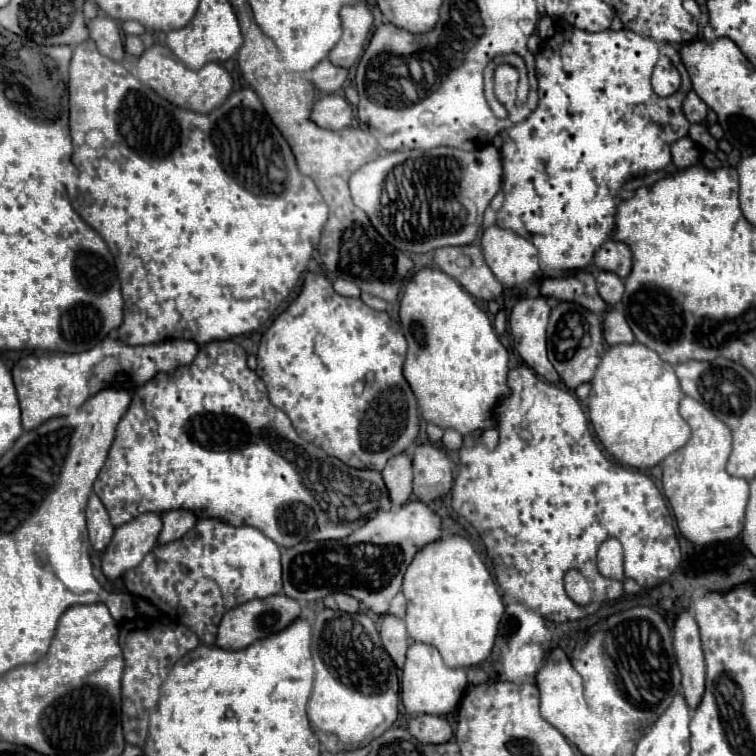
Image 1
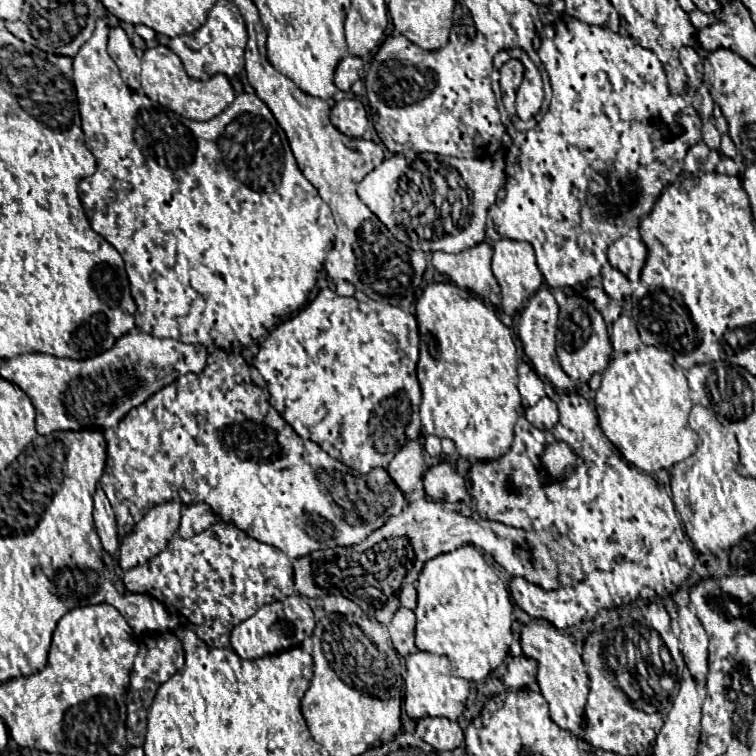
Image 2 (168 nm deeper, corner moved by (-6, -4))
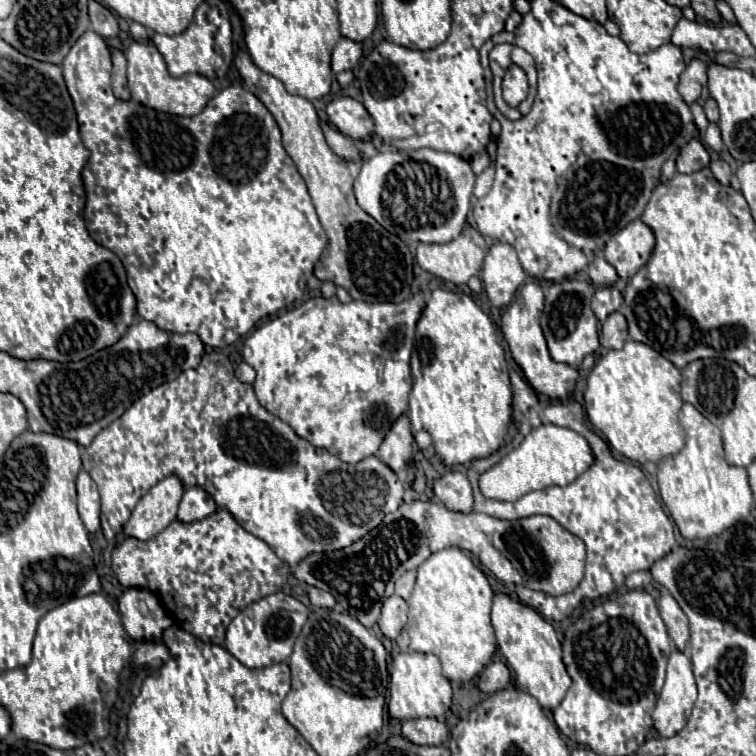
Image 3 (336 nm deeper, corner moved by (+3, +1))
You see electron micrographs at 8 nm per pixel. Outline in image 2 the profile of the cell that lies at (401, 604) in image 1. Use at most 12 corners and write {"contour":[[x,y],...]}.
{"contour":[[412,585],[400,593],[400,603],[410,611],[416,607],[416,591]]}

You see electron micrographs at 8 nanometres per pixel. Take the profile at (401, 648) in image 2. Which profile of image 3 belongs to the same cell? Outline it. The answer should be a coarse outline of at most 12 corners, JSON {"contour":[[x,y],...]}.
{"contour":[[389,596],[379,616],[381,632],[395,640],[407,622],[407,602]]}

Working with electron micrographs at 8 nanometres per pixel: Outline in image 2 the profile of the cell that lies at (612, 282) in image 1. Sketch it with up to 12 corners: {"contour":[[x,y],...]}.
{"contour":[[610,265],[602,269],[602,287],[616,301],[634,293],[632,283]]}

